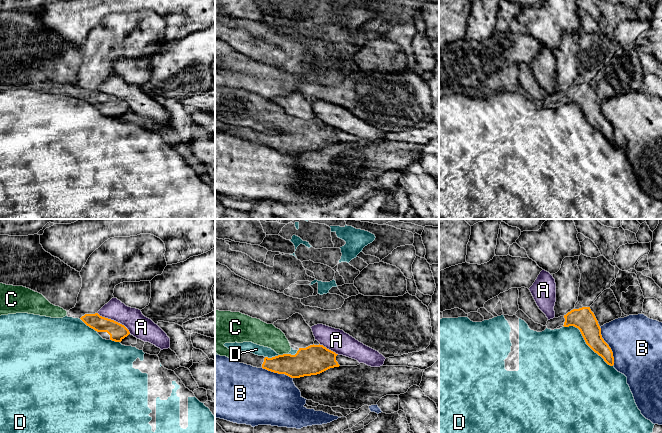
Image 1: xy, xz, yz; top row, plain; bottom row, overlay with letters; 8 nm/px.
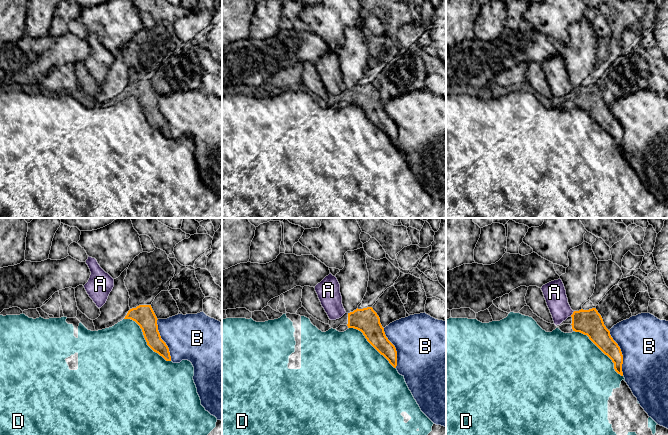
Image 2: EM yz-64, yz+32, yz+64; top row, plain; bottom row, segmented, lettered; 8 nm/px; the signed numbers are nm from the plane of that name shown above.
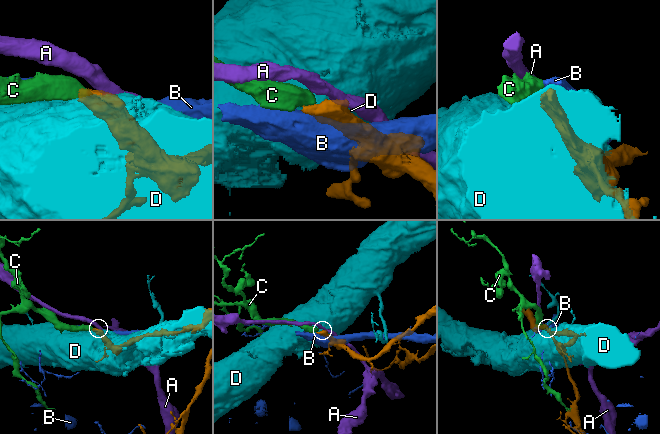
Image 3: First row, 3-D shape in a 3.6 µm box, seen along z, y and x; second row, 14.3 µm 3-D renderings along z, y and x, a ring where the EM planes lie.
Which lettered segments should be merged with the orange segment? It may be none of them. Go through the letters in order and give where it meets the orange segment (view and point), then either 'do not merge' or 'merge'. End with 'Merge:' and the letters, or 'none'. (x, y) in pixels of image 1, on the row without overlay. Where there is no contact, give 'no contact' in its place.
A: meets orange in xy at (113, 96); do not merge
B: meets orange in yz at (608, 122); do not merge
C: meets orange in xz at (283, 130); merge
D: meets orange in yz at (585, 117); do not merge
Merge: C

